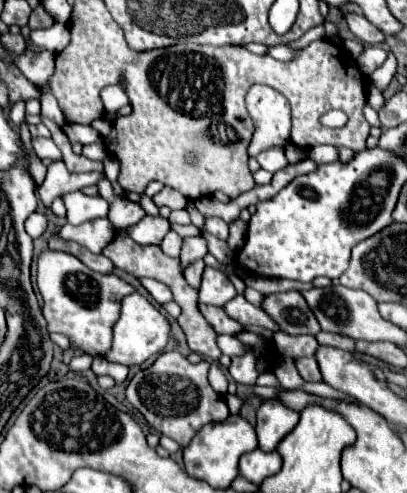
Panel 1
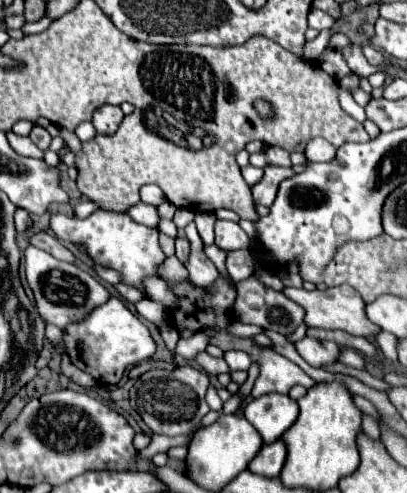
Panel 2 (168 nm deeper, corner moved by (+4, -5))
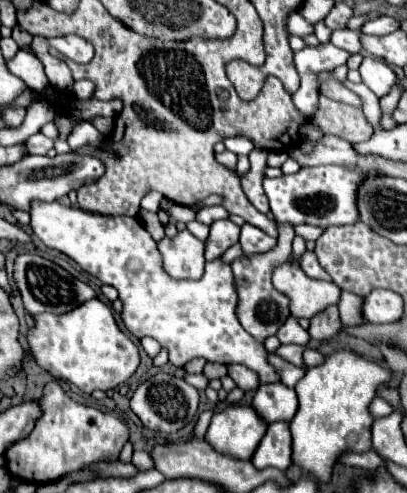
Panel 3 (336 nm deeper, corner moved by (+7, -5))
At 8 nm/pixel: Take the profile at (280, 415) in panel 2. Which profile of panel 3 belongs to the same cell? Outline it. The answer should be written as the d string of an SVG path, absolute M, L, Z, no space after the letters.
M267 383L257 389L251 407L267 425L291 421L297 413L297 395L283 383Z

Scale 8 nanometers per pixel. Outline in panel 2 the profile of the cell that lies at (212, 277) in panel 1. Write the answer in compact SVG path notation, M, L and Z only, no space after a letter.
M190 223L184 231L186 231L186 237L190 241L190 255L188 255L188 261L184 263L184 267L188 269L188 275L190 275L190 279L196 285L208 287L208 285L212 285L218 279L218 269L206 257L204 243L202 243L198 231L196 231L196 225Z

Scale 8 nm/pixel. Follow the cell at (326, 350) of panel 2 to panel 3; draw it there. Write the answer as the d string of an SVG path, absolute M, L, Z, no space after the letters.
M289 317L287 323L283 323L283 325L279 327L277 339L279 339L281 343L293 343L293 345L303 345L303 347L307 347L309 341L311 341L309 333L307 333L307 331L297 323L297 319L293 319L293 317Z

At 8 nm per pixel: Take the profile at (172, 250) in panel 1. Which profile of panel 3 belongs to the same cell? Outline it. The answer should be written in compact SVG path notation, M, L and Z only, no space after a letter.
M139 211L139 219L143 221L143 225L145 225L145 229L151 233L151 237L155 239L155 241L161 241L163 237L165 237L165 231L163 231L163 225L161 225L161 221L159 221L159 217L155 215L155 213L151 213L151 211Z

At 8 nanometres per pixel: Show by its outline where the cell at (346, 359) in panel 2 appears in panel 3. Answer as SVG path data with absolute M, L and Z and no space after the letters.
M307 347L305 353L303 353L303 359L305 359L307 367L313 367L313 365L321 365L325 361L325 355L321 351L317 351L317 349L309 349Z

